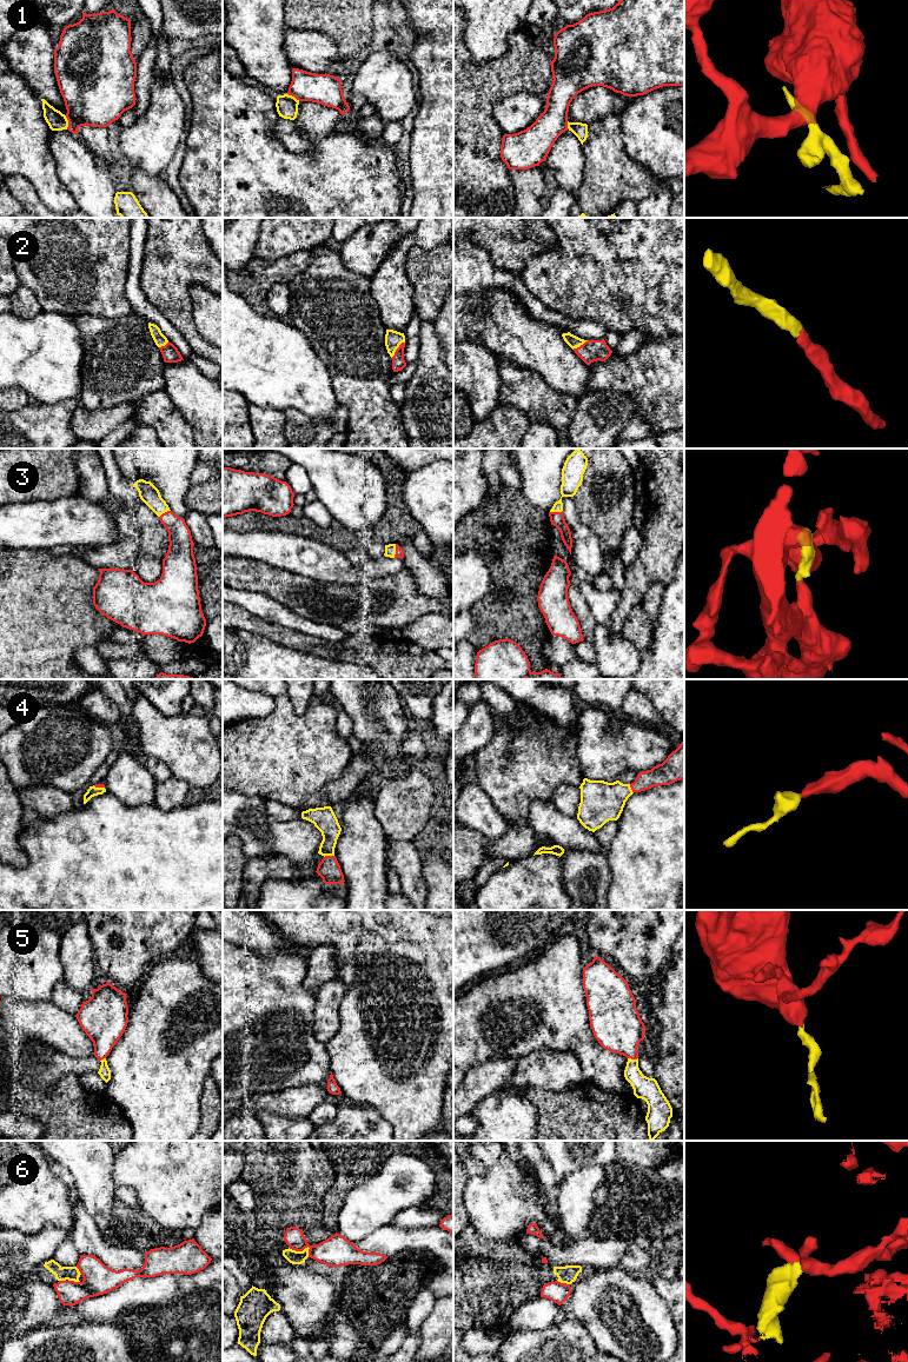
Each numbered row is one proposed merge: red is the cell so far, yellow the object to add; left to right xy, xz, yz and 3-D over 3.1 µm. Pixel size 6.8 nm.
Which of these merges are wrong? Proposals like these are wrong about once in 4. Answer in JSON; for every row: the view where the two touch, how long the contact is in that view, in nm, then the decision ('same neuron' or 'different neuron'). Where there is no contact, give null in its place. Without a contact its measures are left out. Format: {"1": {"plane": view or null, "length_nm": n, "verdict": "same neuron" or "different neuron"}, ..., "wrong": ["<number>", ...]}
{"1": {"plane": "xy", "length_nm": 100, "verdict": "different neuron"}, "2": {"plane": "xz", "length_nm": 140, "verdict": "same neuron"}, "3": {"plane": "xz", "length_nm": 100, "verdict": "same neuron"}, "4": {"plane": "xz", "length_nm": 70, "verdict": "same neuron"}, "5": {"plane": "yz", "length_nm": 70, "verdict": "same neuron"}, "6": {"plane": "xz", "length_nm": 160, "verdict": "different neuron"}, "wrong": ["1", "6"]}

